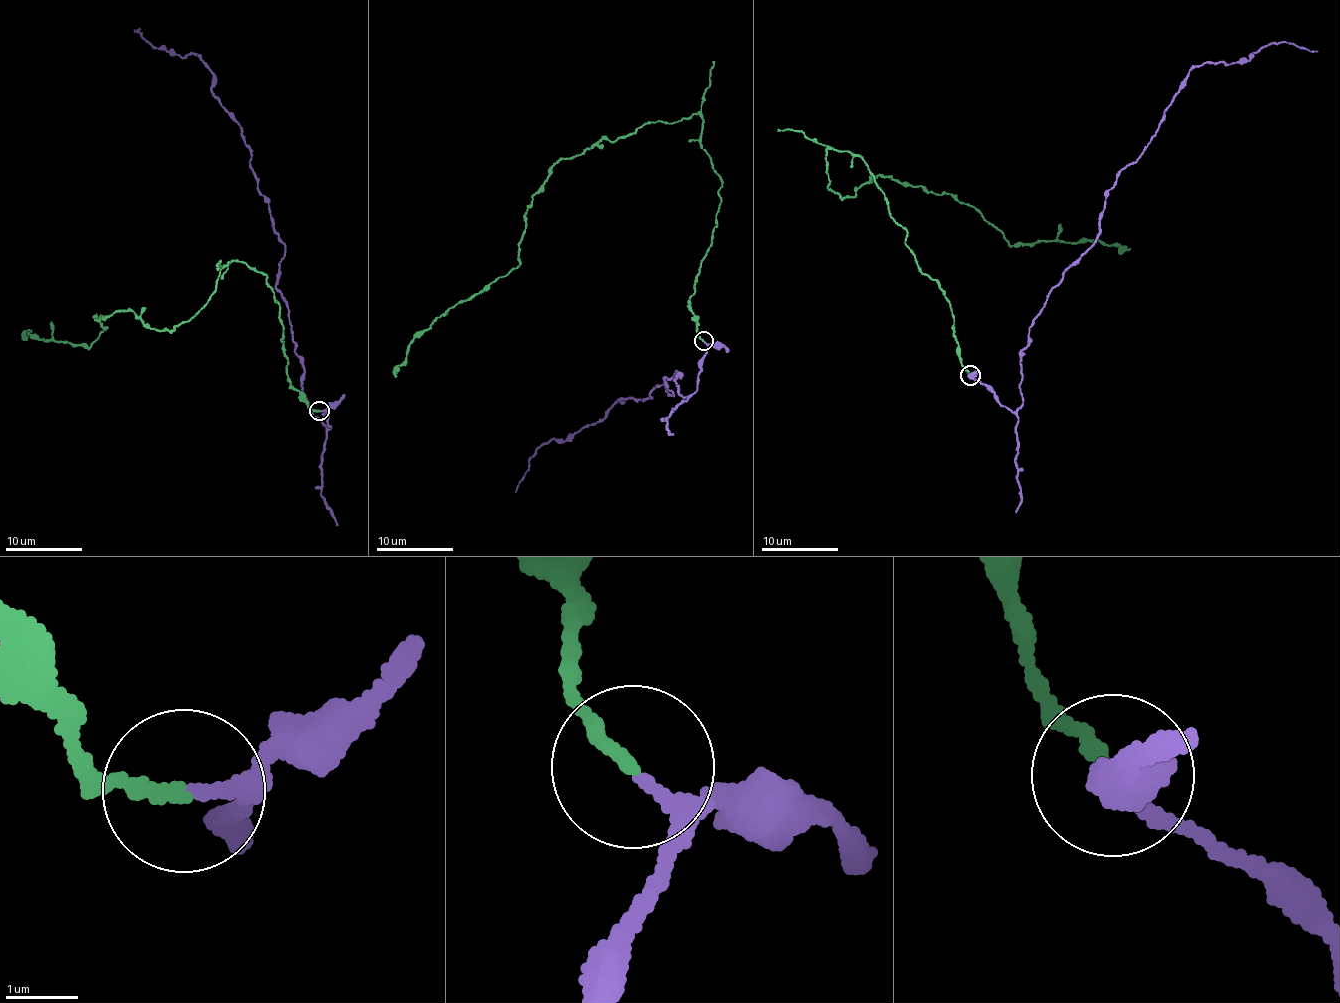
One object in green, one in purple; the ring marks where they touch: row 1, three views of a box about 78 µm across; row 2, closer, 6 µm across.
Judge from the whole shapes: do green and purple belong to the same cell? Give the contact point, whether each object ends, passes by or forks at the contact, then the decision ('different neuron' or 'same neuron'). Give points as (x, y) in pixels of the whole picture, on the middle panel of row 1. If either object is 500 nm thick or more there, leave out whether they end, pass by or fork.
place (703, 341); green ends; purple passes by; same neuron

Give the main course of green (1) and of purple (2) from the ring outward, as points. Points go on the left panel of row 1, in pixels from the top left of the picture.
1: (319, 411), (290, 384), (267, 278), (234, 260), (169, 331), (114, 311), (88, 348), (24, 331)
2: (319, 410), (331, 426), (302, 393), (276, 285), (285, 247), (240, 131), (198, 54), (154, 48), (134, 28)

